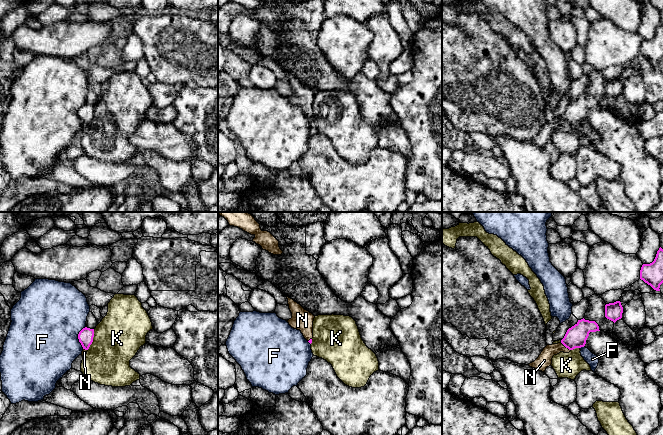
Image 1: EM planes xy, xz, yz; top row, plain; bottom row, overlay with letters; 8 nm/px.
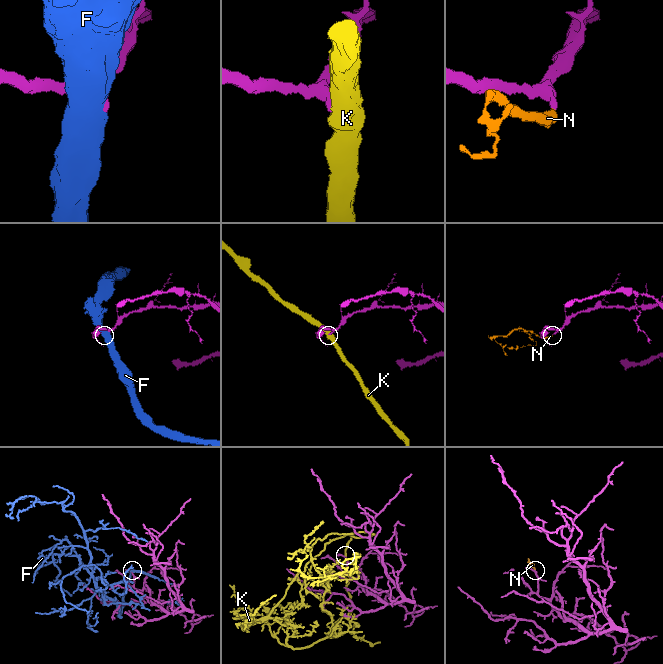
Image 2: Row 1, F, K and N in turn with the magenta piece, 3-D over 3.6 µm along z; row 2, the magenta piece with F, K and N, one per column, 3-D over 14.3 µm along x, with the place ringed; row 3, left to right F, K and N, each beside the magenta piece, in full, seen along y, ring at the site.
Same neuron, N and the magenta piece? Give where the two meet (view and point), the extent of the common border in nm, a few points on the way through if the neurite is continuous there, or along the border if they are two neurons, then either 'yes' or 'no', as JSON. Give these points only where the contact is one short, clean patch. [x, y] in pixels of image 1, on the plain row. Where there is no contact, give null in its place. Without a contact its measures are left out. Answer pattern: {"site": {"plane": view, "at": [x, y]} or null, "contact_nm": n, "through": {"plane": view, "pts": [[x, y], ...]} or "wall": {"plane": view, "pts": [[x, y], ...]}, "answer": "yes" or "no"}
{"site": {"plane": "yz", "at": [566, 123]}, "contact_nm": 100, "through": {"plane": "yz", "pts": [[576, 112], [566, 123], [556, 124], [544, 136]]}, "answer": "yes"}

